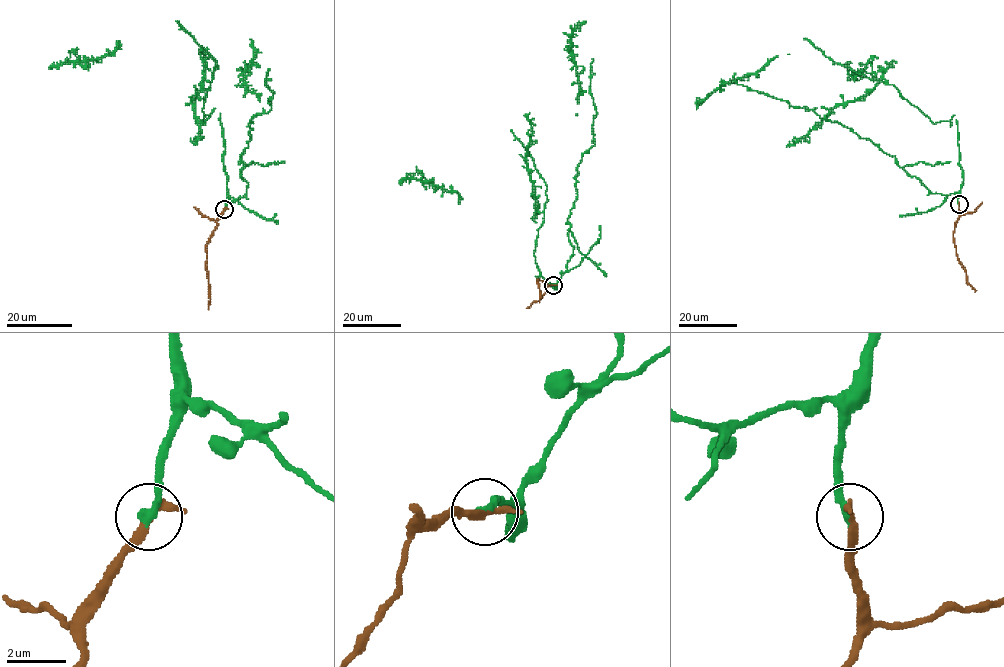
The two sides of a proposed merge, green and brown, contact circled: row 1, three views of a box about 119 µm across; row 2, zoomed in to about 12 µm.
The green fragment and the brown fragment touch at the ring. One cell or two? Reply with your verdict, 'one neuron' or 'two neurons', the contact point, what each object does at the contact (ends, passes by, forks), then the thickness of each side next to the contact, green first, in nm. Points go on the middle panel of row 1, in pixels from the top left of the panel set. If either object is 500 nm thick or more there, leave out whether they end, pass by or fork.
one neuron; at (553, 285); green ends there; brown passes by; 280 nm thick on the green side, 260 nm on the other

